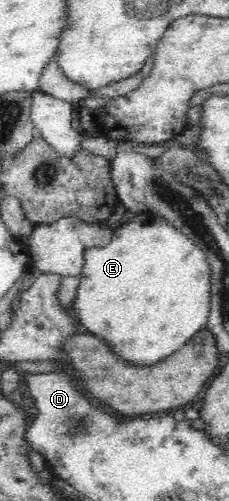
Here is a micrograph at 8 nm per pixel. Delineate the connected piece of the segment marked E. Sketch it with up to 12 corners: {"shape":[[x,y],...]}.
{"shape":[[161,215],[85,250],[75,304],[123,362],[207,326],[212,269]]}

